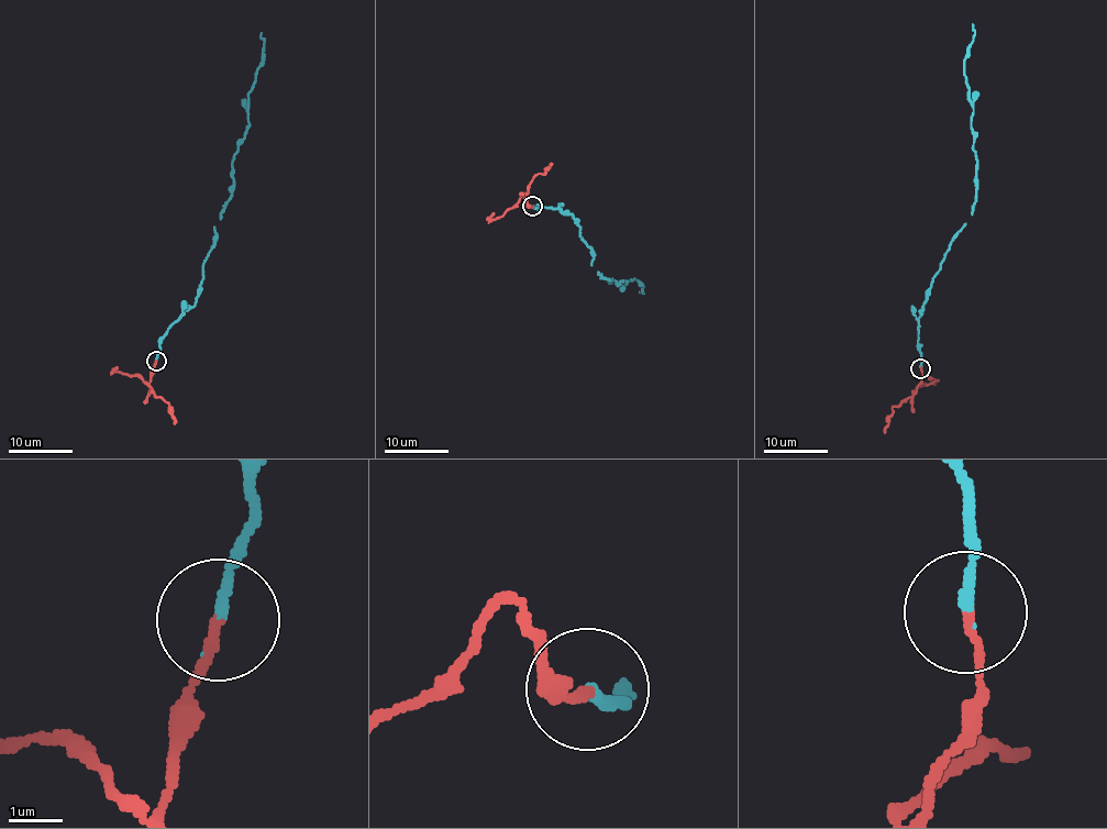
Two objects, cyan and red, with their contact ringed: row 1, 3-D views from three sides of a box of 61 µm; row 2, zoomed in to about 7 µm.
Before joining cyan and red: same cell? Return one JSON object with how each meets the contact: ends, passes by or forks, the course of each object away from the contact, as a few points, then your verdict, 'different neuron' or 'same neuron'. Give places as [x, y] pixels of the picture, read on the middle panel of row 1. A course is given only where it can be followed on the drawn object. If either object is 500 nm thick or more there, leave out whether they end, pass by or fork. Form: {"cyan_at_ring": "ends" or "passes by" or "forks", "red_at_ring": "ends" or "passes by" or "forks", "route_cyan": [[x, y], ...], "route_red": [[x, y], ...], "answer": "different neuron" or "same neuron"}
{"cyan_at_ring": "ends", "red_at_ring": "ends", "route_cyan": [[532, 207], [568, 212], [601, 276], [626, 285], [634, 279], [641, 293]], "route_red": [[532, 207], [529, 207], [526, 196], [528, 186], [551, 163]], "answer": "different neuron"}

